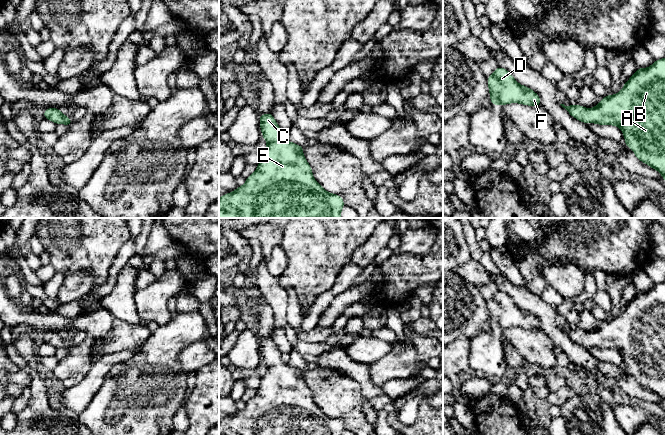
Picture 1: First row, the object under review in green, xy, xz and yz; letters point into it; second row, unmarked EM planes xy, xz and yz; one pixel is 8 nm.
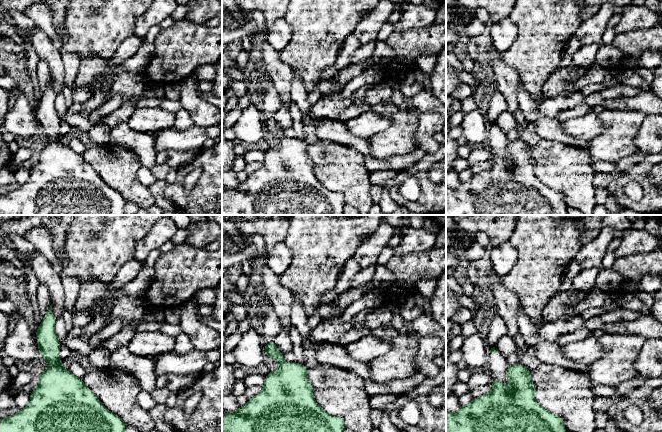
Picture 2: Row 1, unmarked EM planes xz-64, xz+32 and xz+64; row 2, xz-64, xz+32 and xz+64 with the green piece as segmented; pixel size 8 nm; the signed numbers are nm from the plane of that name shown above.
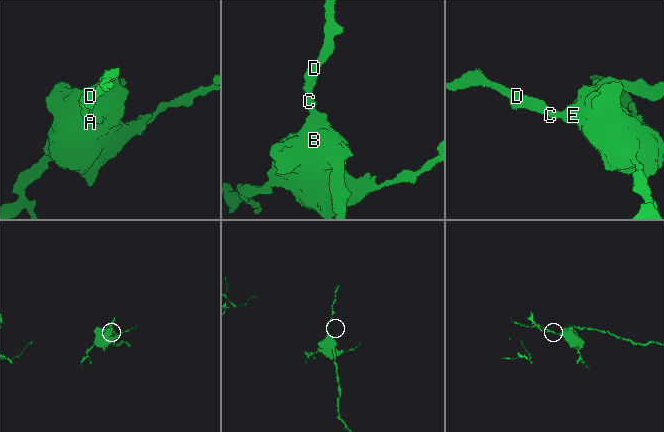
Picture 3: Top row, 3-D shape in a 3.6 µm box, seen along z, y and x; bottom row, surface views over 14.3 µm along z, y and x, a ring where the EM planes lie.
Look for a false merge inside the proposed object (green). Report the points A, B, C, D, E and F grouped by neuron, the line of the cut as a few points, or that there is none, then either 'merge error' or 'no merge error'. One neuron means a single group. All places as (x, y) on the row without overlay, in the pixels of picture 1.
groups A B C D E F; cut none; no merge error

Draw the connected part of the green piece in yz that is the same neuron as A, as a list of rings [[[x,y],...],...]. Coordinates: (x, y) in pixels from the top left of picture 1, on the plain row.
[[[665,282],[655,284],[654,287],[647,292],[638,292],[636,296],[629,302],[629,304],[623,309],[622,314],[615,318],[615,319],[607,319],[606,321],[601,322],[600,327],[592,331],[591,333],[585,332],[582,329],[569,329],[565,330],[564,328],[560,328],[563,332],[565,332],[568,337],[576,342],[577,344],[583,346],[583,347],[594,347],[598,349],[613,349],[617,350],[621,353],[623,356],[623,360],[625,363],[626,371],[632,372],[634,379],[643,387],[647,388],[651,392],[657,394],[663,401],[663,405],[665,405]]]

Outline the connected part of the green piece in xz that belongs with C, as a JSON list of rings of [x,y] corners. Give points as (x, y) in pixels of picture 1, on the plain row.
[[[272,337],[259,339],[259,343],[267,372],[260,379],[256,395],[246,402],[245,408],[219,422],[219,435],[341,435],[345,430],[344,424],[339,419],[325,415],[314,403],[312,392],[303,379],[303,371],[282,362],[282,353]]]

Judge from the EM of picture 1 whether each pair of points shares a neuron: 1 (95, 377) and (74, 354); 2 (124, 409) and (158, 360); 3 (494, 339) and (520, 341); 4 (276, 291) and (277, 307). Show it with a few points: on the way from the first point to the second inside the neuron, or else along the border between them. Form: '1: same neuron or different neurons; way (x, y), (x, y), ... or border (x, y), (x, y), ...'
1: different neurons; border (92, 363), (88, 373), (72, 386)
2: same neuron; way (136, 397), (153, 380), (155, 372)
3: different neurons; border (500, 330), (502, 340)
4: same neuron; way (276, 295), (277, 303)

